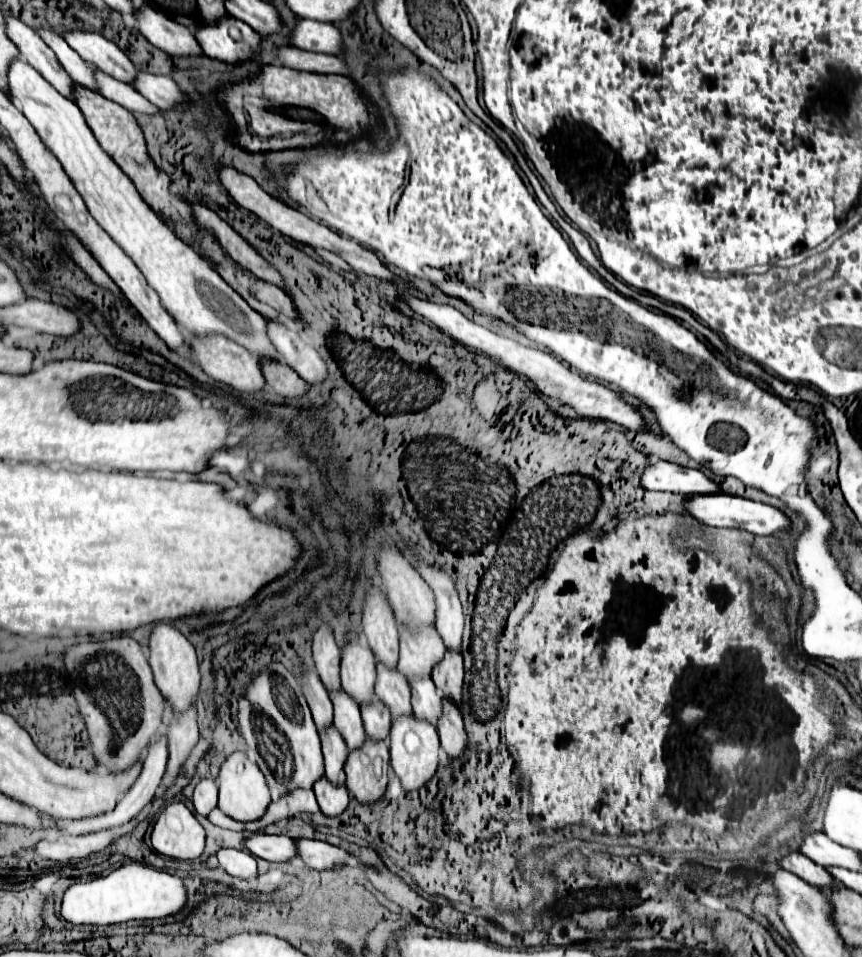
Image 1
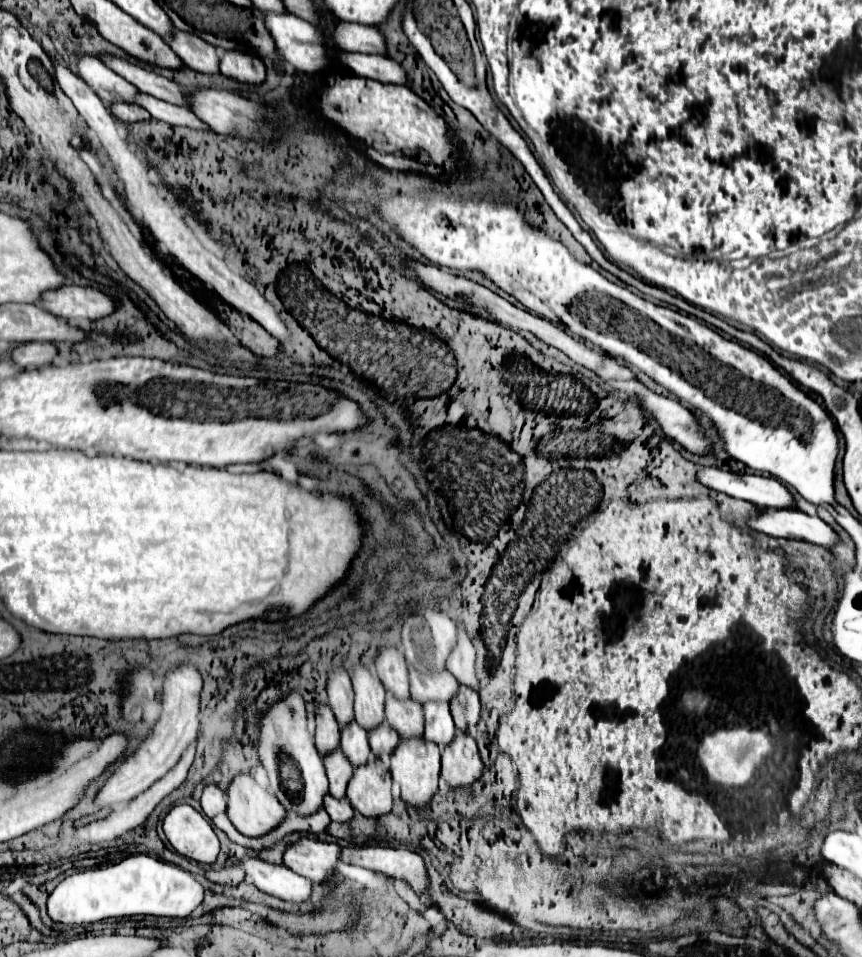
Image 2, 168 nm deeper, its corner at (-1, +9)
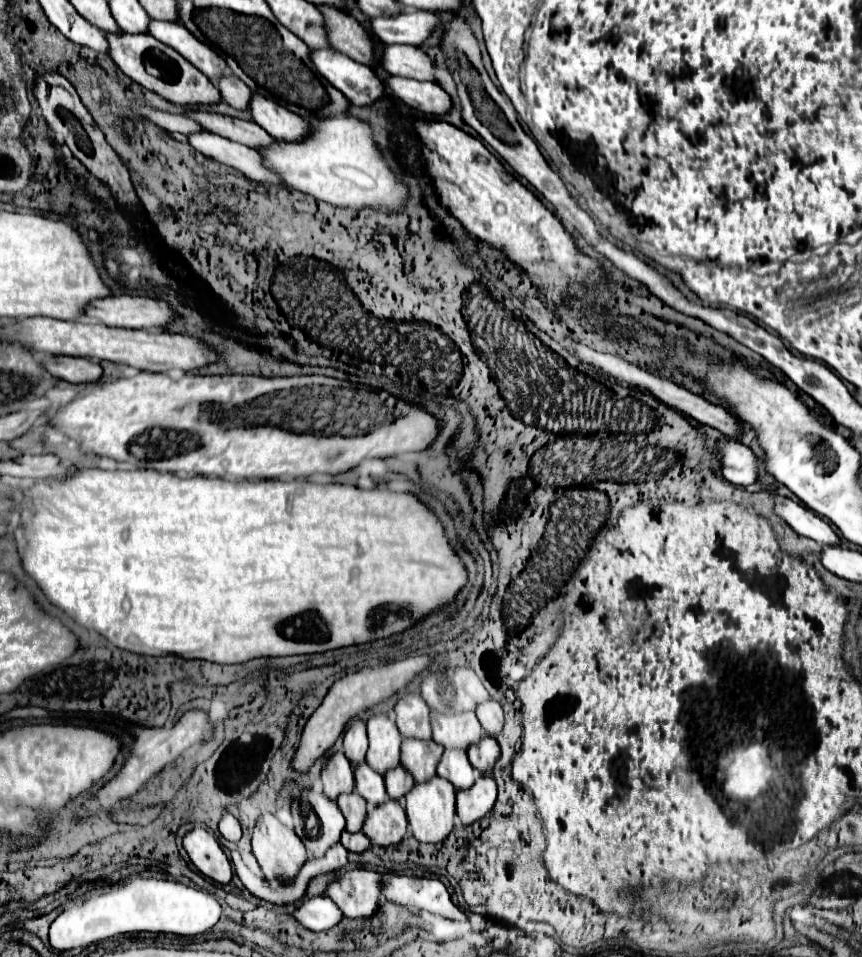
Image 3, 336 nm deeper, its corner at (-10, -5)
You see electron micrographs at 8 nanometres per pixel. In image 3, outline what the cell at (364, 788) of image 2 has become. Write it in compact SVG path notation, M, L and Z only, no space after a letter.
M387 798L383 804L371 808L367 812L367 820L363 822L363 832L379 846L401 842L407 832L407 816L401 802Z

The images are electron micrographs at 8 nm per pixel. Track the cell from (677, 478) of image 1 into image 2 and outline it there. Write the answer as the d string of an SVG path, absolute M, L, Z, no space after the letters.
M698 468L698 480L708 488L726 492L728 496L752 502L760 508L796 508L794 496L776 478L734 474L718 468Z

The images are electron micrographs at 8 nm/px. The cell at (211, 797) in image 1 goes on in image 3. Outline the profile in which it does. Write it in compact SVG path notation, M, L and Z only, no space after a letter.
M225 812L223 818L219 820L219 832L221 832L221 836L223 836L225 840L229 840L229 842L239 842L239 838L241 838L239 820L237 820L233 814Z

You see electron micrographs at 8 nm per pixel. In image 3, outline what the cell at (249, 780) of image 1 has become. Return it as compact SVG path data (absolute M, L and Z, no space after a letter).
M271 814L257 820L251 844L265 878L271 882L293 880L301 864L307 860L307 852L299 836Z

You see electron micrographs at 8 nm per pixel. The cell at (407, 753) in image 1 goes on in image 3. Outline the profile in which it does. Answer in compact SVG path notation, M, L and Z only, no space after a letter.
M433 776L431 780L415 786L405 794L405 812L411 824L411 832L419 842L441 842L453 830L453 816L455 816L455 788L451 782Z

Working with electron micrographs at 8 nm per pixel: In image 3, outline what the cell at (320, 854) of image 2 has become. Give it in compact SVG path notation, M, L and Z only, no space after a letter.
M363 868L345 870L327 884L325 896L331 898L347 918L371 916L379 908L379 876L379 872Z

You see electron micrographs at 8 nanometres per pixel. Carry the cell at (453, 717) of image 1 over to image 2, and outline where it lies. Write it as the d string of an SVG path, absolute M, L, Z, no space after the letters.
M458 732L454 742L442 750L442 778L448 788L466 788L482 778L484 764L474 738Z

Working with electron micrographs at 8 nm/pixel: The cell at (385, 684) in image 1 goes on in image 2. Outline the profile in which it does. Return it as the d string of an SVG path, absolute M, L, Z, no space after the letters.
M386 696L386 720L400 738L422 738L424 734L424 710L418 702L398 702L396 698Z

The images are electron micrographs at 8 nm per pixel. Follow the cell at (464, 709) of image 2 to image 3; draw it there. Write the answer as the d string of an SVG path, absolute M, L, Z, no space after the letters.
M483 736L479 744L471 744L467 754L469 754L469 762L473 764L473 768L477 768L479 772L489 772L495 760L499 758L499 744L491 736Z

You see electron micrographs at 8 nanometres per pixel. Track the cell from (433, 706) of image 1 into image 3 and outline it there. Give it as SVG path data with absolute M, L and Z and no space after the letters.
M449 748L443 752L437 774L445 780L449 780L455 788L469 788L477 780L479 772L471 768L471 762L467 760L465 752L459 752L459 748Z

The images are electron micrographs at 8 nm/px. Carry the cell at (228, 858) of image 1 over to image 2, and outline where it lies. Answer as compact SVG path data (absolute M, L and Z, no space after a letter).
M248 856L242 860L242 868L248 876L252 876L254 884L270 896L276 896L280 900L294 902L294 904L306 902L312 896L312 882L308 878L294 874L286 866L274 866L274 864L262 862L260 858Z

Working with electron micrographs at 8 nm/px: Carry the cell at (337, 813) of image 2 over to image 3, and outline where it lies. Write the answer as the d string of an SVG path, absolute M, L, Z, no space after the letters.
M343 830L341 844L343 844L349 852L363 852L363 850L369 848L371 840L367 840L367 836L365 836L363 832L355 832L355 834L351 834L351 832Z

